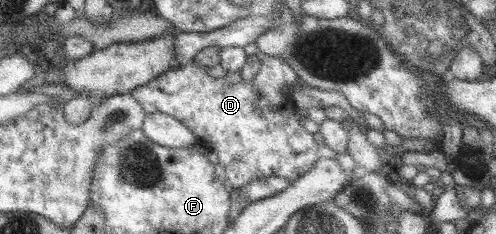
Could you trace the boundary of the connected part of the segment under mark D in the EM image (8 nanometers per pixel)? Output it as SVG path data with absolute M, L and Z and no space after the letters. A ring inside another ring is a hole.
M260 52L255 55L260 68L250 82L240 79L238 83L228 83L224 77L212 78L206 74L205 66L192 60L158 75L130 92L145 114L158 112L184 124L197 138L197 146L216 156L216 164L224 168L222 181L228 190L238 189L258 178L278 177L287 181L296 180L298 176L308 172L318 160L318 145L312 139L312 133L302 128L291 97L282 92L282 88L297 84L300 78L284 60Z

